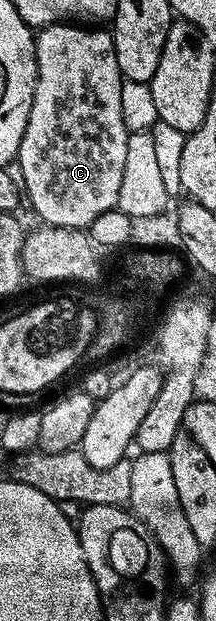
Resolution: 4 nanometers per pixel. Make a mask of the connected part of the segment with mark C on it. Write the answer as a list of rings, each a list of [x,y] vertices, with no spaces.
[[[53,23],[49,27],[42,27],[35,35],[35,57],[37,58],[37,84],[33,94],[31,113],[27,117],[27,129],[23,133],[23,141],[17,150],[16,166],[21,166],[19,179],[23,184],[23,195],[33,206],[42,224],[51,227],[72,227],[74,229],[89,229],[100,214],[114,210],[119,197],[119,185],[123,185],[123,165],[127,162],[127,141],[131,134],[123,125],[123,104],[119,97],[123,78],[116,57],[112,34],[108,30],[92,31],[89,25],[74,25],[68,23]]]

